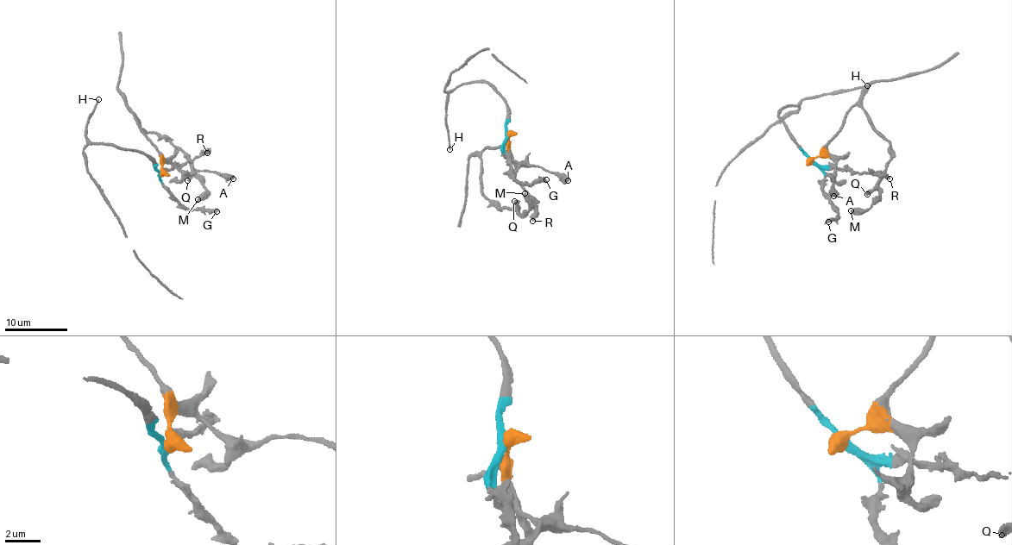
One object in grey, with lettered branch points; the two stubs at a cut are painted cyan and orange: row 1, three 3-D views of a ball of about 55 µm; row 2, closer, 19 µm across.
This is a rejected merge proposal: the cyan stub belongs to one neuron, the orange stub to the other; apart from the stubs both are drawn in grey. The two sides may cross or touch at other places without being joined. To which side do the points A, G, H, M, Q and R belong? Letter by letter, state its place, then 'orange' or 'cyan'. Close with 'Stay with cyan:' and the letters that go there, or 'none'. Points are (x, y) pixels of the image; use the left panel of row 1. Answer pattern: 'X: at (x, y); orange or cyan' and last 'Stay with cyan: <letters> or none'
A: at (233, 178); orange
G: at (216, 211); cyan
H: at (98, 99); cyan
M: at (198, 199); orange
Q: at (187, 180); orange
R: at (207, 153); cyan
Stay with cyan: G, H, R

